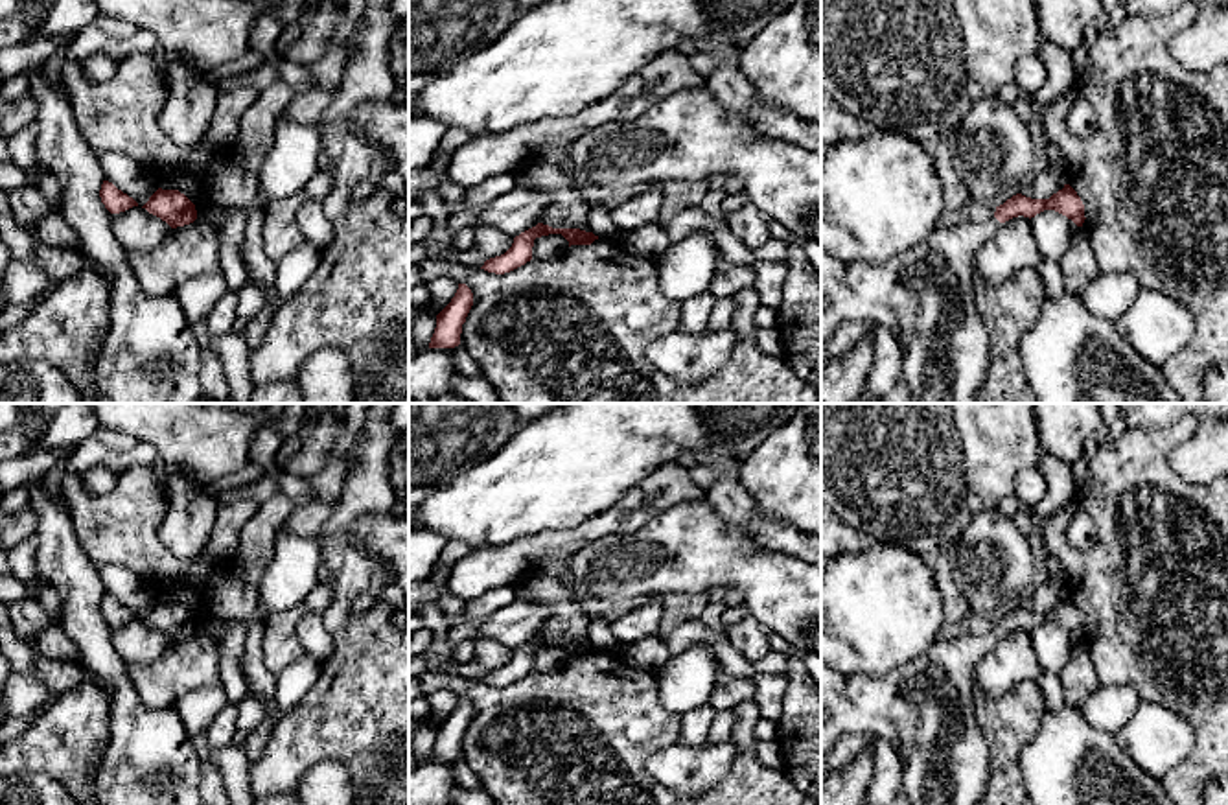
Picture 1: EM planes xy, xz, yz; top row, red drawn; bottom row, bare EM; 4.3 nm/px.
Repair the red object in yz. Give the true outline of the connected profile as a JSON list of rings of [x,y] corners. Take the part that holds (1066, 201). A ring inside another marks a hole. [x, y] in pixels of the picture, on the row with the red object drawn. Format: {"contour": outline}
{"contour": [[[1064,184],[1049,199],[1013,195],[987,221],[963,219],[937,227],[926,239],[882,265],[843,263],[821,252],[821,343],[849,321],[871,322],[897,335],[902,346],[902,379],[909,391],[908,403],[974,403],[987,378],[989,326],[979,317],[972,282],[974,258],[981,245],[1013,217],[1035,217],[1055,210],[1077,227],[1084,223],[1084,204],[1077,192]]]}

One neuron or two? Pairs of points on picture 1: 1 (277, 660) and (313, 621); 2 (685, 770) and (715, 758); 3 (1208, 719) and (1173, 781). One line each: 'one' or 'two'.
1: two
2: one
3: one

